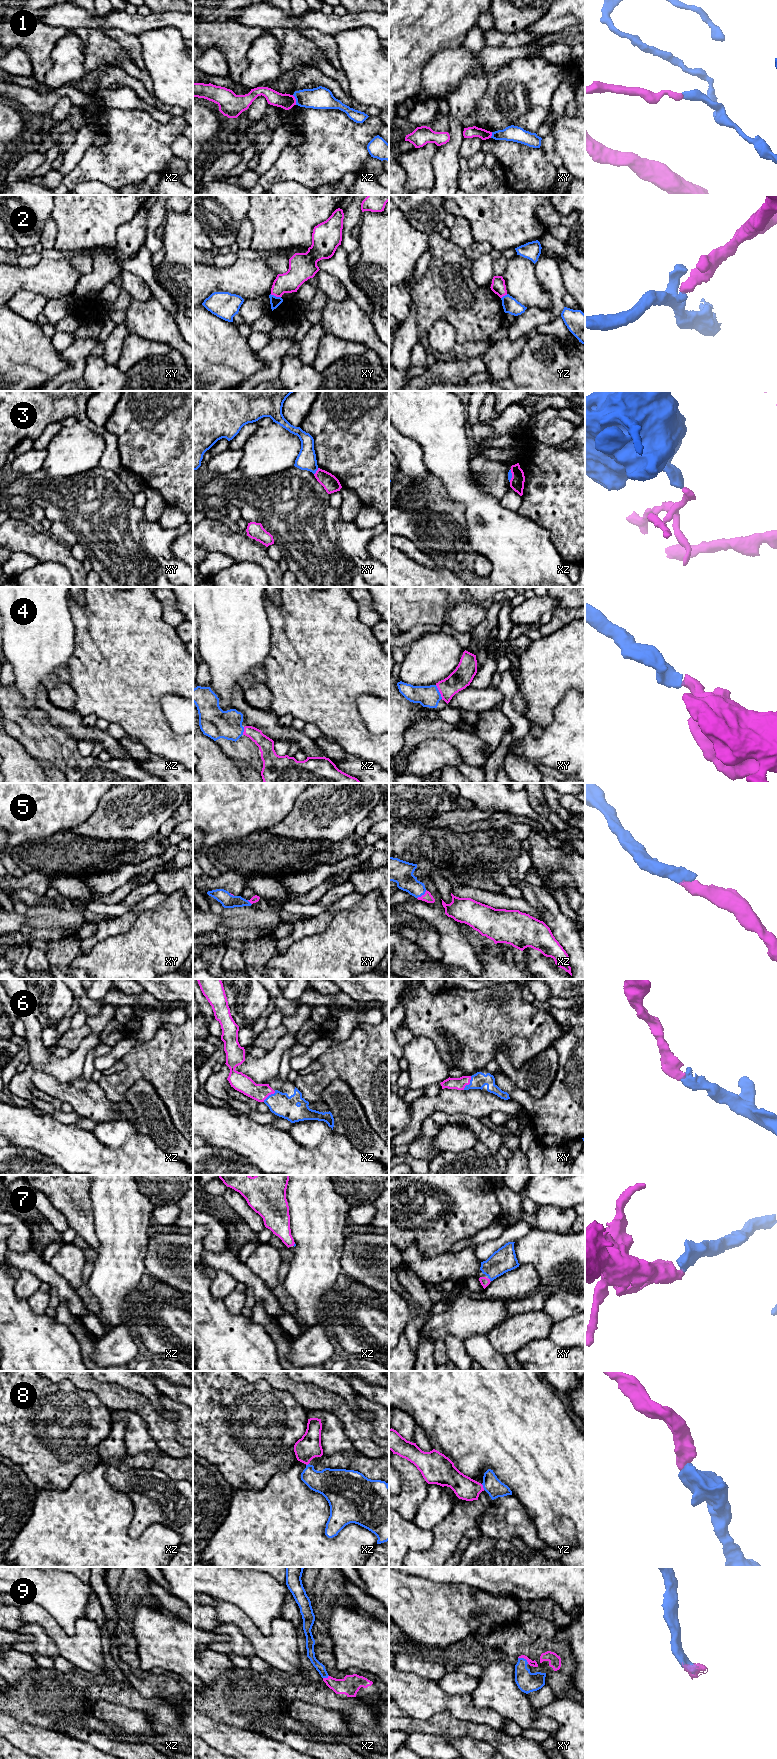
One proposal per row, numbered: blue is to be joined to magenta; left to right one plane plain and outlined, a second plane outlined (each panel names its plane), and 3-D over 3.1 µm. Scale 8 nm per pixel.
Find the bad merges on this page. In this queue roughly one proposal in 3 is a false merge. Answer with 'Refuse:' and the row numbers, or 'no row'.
Refuse: 1, 2, 3

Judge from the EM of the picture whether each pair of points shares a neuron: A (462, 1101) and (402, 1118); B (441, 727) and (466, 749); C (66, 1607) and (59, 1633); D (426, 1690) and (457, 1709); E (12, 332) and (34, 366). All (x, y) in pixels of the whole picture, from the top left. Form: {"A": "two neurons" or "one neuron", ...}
{"A": "two neurons", "B": "one neuron", "C": "two neurons", "D": "one neuron", "E": "one neuron"}

